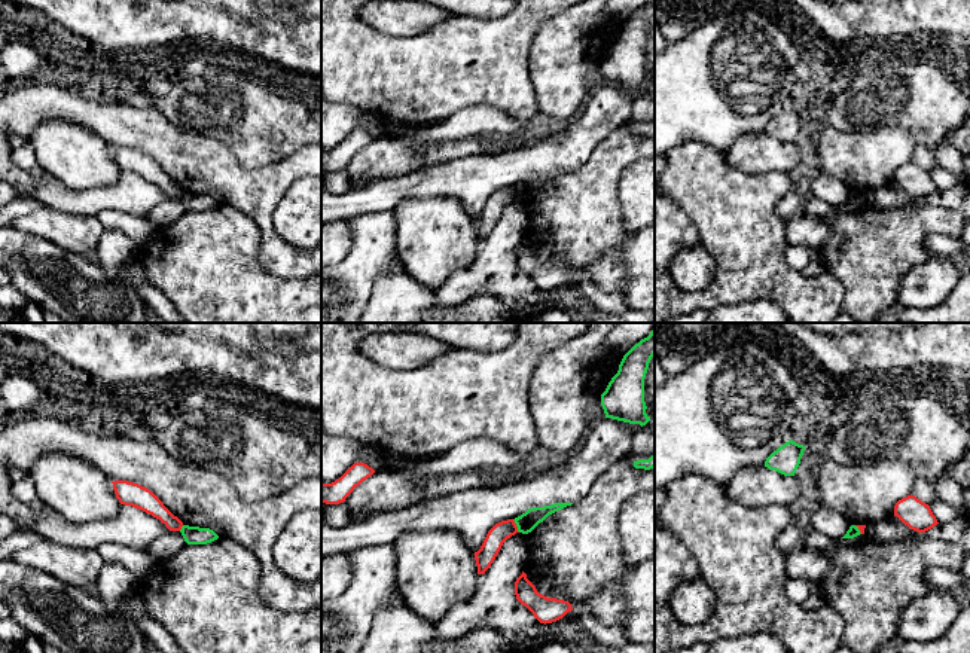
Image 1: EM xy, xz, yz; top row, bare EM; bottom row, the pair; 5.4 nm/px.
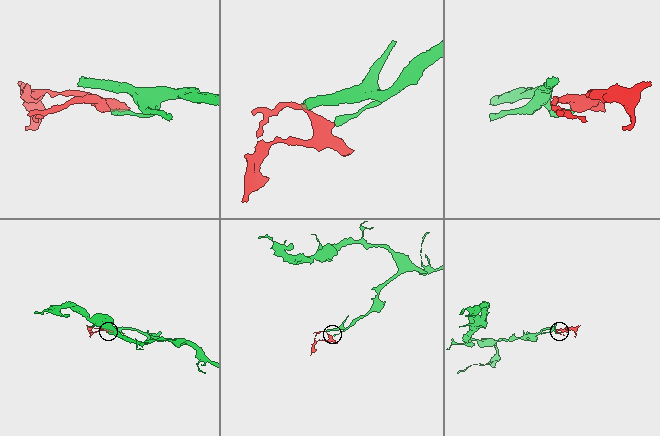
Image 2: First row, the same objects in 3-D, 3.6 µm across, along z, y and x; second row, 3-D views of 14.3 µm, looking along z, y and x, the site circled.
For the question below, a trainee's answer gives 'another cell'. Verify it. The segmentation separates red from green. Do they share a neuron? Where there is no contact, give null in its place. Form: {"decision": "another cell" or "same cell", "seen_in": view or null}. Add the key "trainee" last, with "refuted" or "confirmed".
{"decision": "another cell", "seen_in": "xz", "trainee": "confirmed"}

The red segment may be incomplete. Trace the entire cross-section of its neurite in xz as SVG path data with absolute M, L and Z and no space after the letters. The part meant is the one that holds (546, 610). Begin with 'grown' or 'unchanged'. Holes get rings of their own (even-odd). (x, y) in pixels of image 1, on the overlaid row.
unchanged | M524 571L515 582L515 595L516 599L525 605L540 623L545 625L562 619L573 610L568 601L547 598L539 594Z

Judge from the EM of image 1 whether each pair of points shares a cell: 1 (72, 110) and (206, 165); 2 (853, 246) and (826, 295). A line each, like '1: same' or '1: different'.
1: same
2: different

